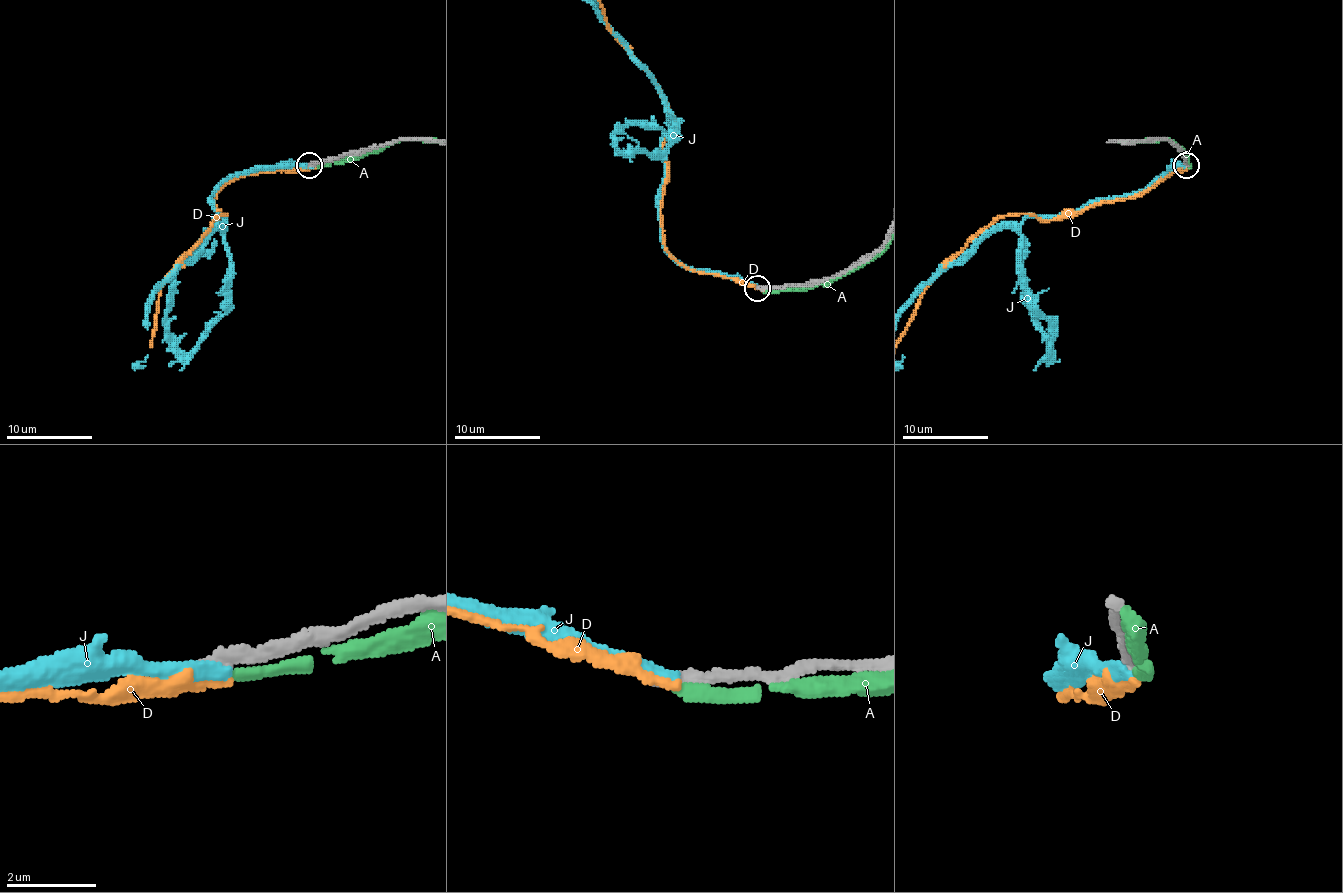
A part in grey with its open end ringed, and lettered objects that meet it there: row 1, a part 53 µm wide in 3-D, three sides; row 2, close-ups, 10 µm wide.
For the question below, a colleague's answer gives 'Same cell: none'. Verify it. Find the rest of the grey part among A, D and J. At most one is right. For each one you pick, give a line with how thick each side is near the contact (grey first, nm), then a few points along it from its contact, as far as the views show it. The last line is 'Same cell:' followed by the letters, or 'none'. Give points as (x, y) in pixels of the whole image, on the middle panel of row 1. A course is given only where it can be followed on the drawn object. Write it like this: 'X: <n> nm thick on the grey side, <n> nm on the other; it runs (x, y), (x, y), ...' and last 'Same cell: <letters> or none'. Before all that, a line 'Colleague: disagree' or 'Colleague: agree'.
Colleague: agree
Same cell: none

